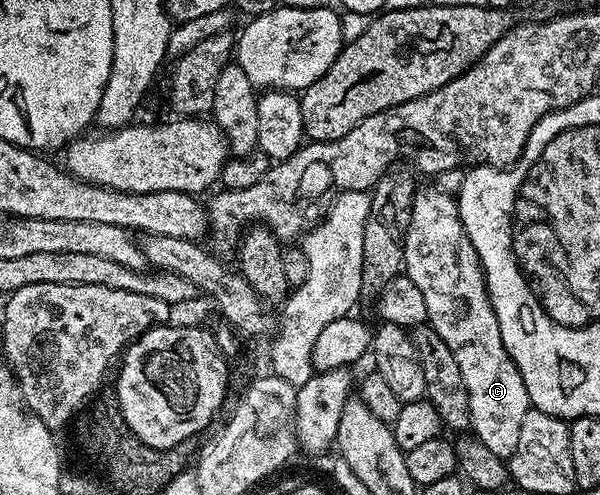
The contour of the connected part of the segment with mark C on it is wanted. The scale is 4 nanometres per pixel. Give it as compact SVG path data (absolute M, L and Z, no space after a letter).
M437 186L417 187L412 213L404 234L404 268L410 282L426 298L428 324L450 346L450 354L462 370L468 391L471 433L482 446L505 462L518 446L522 418L530 411L522 374L504 348L498 318L488 297L484 268L462 226L457 197Z

